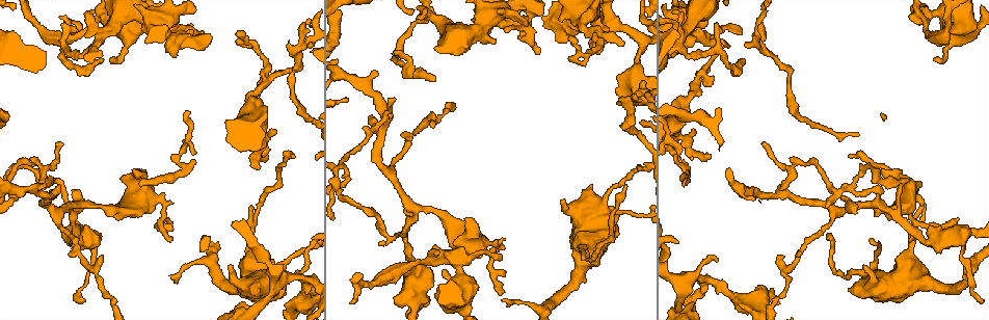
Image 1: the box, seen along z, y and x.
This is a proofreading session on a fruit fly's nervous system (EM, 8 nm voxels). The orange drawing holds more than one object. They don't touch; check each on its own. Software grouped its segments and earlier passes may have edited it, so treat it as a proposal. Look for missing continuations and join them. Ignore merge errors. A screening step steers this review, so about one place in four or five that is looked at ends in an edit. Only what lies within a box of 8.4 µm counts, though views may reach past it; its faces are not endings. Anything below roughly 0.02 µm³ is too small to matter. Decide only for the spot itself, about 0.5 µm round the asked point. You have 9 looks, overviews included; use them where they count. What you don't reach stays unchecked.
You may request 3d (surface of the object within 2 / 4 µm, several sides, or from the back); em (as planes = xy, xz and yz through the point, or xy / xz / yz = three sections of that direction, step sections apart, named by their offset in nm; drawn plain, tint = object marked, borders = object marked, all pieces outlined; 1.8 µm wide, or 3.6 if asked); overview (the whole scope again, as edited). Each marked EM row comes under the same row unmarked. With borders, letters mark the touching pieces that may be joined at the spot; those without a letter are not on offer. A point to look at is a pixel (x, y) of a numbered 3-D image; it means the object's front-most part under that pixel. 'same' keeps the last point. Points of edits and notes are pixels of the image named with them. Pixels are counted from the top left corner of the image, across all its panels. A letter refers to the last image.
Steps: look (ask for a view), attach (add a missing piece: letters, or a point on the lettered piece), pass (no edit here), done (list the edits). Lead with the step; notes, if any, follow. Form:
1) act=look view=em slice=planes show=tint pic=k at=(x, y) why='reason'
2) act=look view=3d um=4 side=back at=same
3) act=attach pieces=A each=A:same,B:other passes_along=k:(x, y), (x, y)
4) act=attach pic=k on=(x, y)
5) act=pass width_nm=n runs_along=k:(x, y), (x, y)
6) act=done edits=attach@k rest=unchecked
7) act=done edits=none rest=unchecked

act=look view=3d um=4 pic=1 at=(590, 185) why='stops while still wide'

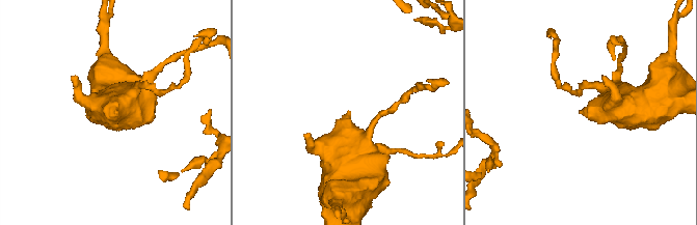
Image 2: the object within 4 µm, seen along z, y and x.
act=look view=em um=3.6 slice=planes show=borders pic=2 at=(579, 111) why='now the EM'

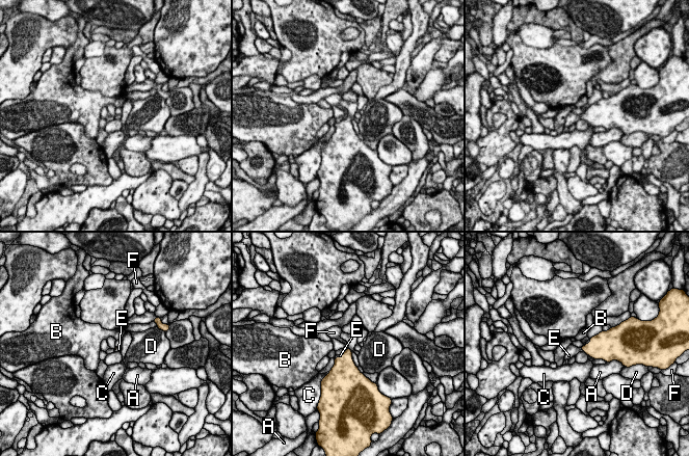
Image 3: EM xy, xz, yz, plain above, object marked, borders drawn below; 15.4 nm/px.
act=attach pieces=E each=A:other,B:other,C:other,D:other,E:same,F:other passes_along=3:(598, 348), (582, 350), (572, 350) found='the cell continues'

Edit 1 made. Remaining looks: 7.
act=look view=overview

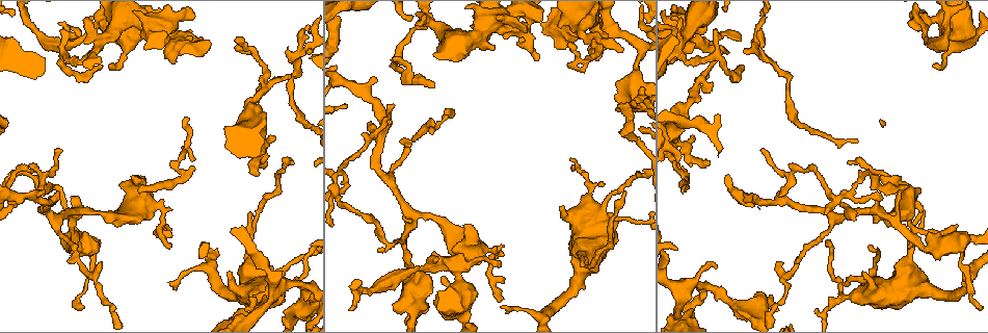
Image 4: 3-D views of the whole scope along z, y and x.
act=look view=3d um=2 pic=4 at=(258, 174)

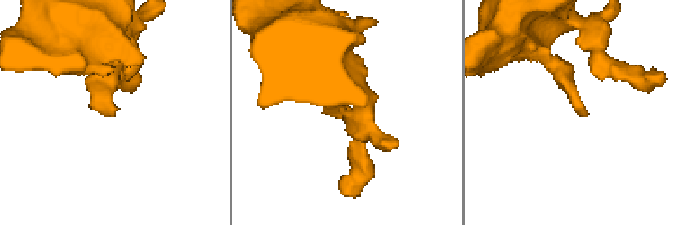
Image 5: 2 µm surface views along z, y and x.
act=look view=em slice=xy step=16 show=tint pic=5 at=(115, 115) why='now the EM'

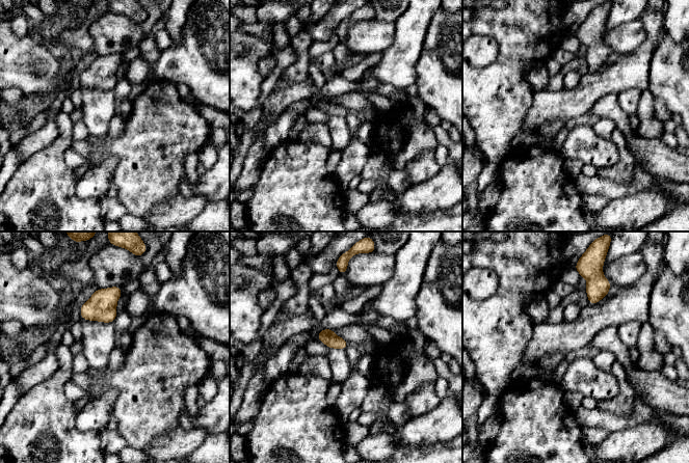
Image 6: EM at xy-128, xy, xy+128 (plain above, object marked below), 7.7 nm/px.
act=look view=em slice=planes show=borders at=same why='cut it another way'

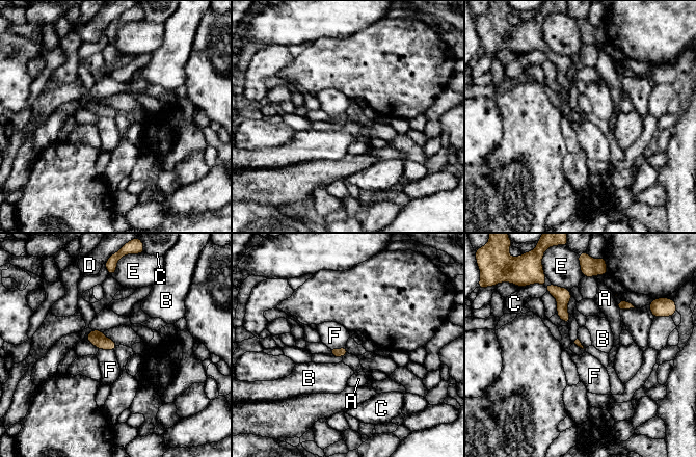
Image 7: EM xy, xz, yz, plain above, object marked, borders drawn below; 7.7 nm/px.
act=pass each=A:other,B:other,C:other,D:other,E:other,F:other found='none of them fits'

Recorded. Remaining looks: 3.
act=look view=em slice=planes show=borders pic=4 at=(680, 190) why='tapers out'

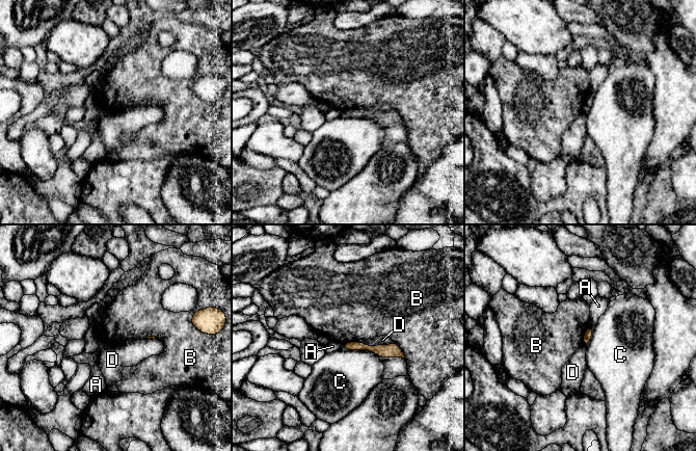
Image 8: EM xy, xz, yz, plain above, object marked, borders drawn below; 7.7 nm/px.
act=pass each=A:other,B:other,C:other,D:other runs_along=8:(345, 346), (396, 350), (401, 354) found='no lettered piece goes on from it'

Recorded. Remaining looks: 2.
act=look view=em slice=planes show=borders pic=4 at=(715, 268) why='an open end'

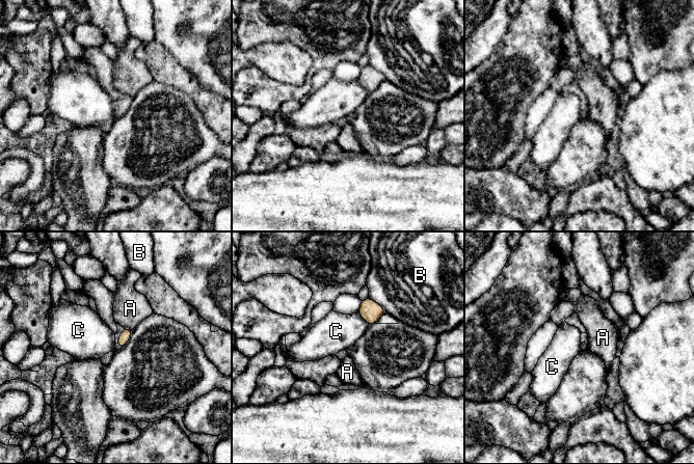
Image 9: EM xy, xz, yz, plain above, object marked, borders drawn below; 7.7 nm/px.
act=pass longest_contact=B:180nm each=A:other,B:other,C:other border=9:(357, 312), (368, 326) found='none of them fits'

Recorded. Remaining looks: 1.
act=done edits=attach@3 rest=unchecked

